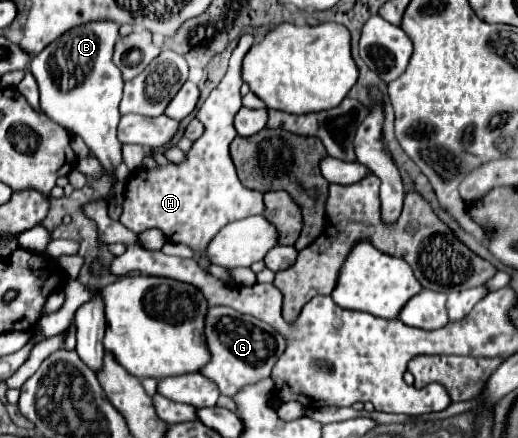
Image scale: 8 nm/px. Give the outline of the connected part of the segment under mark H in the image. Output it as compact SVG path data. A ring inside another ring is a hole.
M253 33L241 35L229 59L227 75L197 111L197 119L203 123L205 131L197 141L193 141L193 147L189 153L185 153L185 159L181 163L157 165L157 171L137 169L131 173L125 185L125 201L119 221L133 233L143 233L145 229L157 227L169 241L185 243L197 253L203 253L209 239L213 239L221 227L249 215L261 215L265 211L263 195L259 191L247 189L237 179L235 165L229 157L229 143L237 137L237 131L233 129L233 117L241 107L241 59L253 41Z

